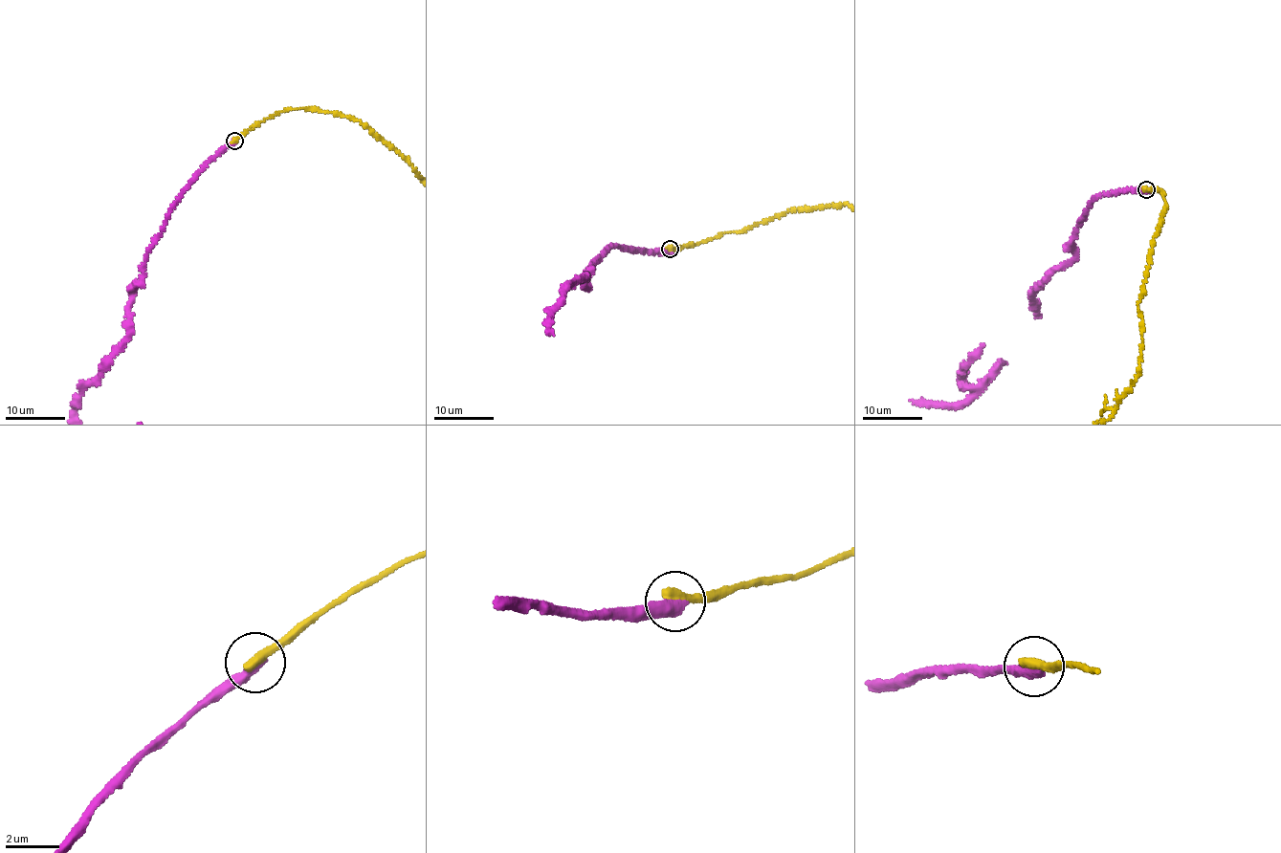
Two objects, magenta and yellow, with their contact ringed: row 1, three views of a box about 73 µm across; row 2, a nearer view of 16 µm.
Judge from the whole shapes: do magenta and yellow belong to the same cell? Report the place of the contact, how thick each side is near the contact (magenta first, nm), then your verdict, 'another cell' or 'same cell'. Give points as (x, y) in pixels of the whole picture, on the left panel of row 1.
at (234, 141); 460 nm thick on the magenta side, 440 nm on the other; another cell

